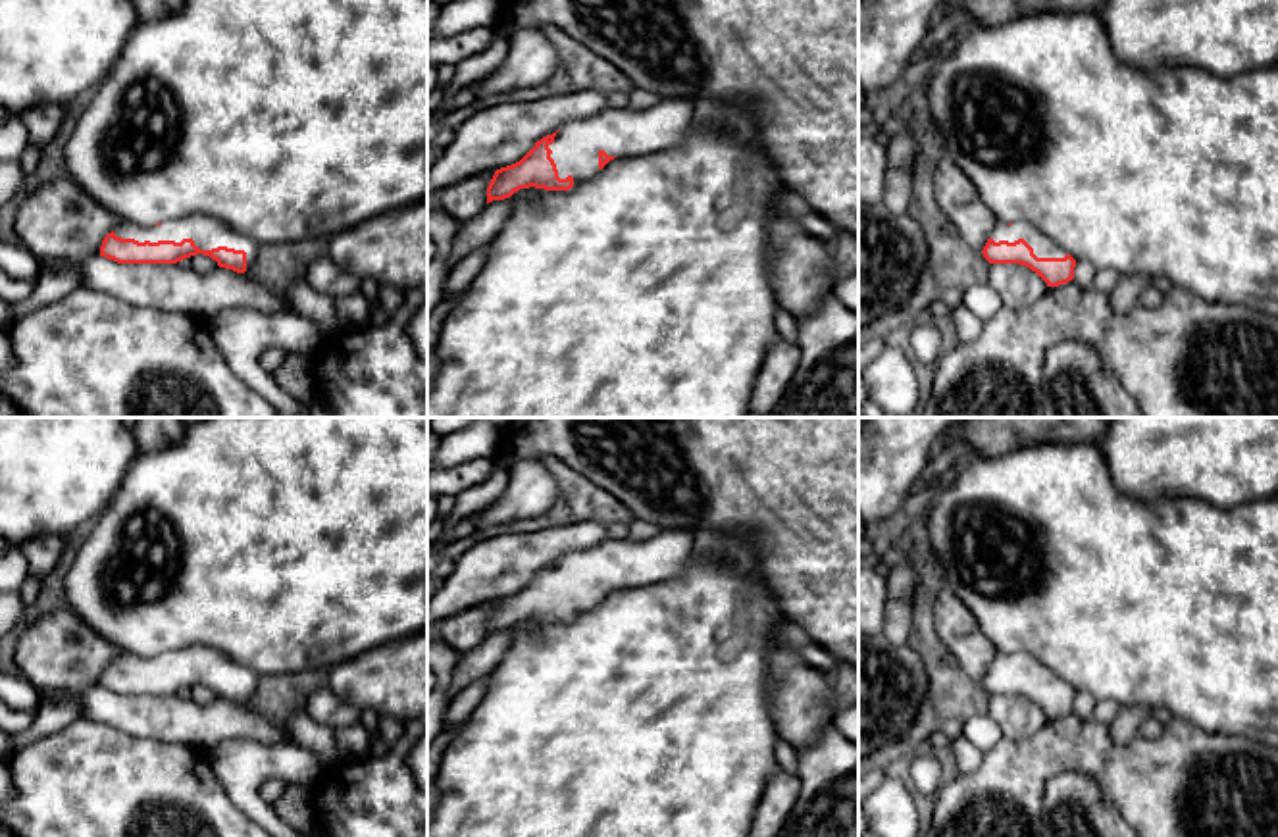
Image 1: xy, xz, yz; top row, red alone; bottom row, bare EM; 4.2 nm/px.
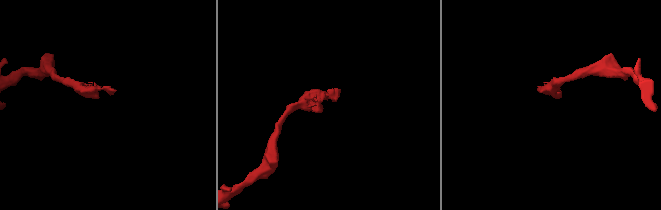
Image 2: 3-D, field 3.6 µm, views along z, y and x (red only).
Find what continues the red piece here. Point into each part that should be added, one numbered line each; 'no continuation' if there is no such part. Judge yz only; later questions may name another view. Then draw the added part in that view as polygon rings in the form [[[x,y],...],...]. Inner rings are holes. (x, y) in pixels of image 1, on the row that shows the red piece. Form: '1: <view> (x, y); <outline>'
1: yz (1044, 247); [[[997,221],[989,239],[993,239],[995,242],[999,241],[1014,242],[1018,239],[1024,239],[1034,248],[1034,254],[1037,258],[1064,258],[1066,256],[1066,252],[1057,242],[1047,239],[1035,227],[1022,223],[1022,221],[1012,223],[1012,225],[1005,221]]]

